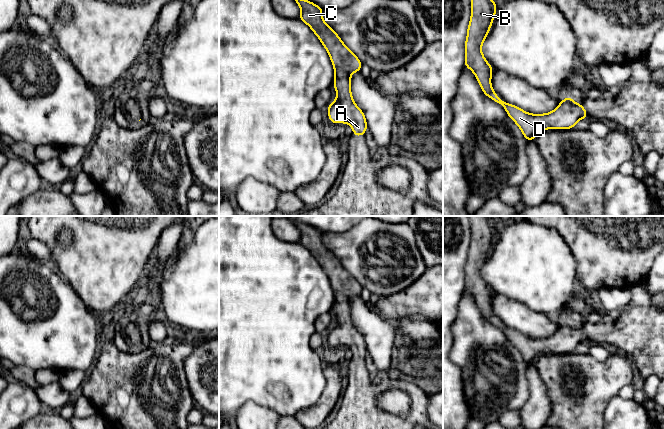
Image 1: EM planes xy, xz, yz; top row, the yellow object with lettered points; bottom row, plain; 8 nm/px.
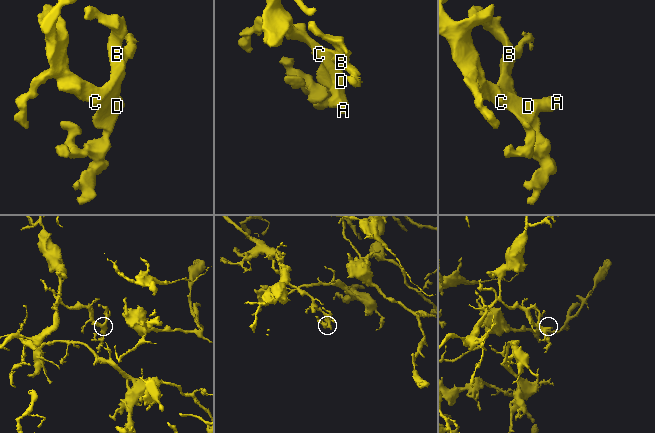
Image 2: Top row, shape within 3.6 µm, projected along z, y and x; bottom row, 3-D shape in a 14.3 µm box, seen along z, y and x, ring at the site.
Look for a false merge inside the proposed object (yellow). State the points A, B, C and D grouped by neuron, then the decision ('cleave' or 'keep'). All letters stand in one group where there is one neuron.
A B C D; keep

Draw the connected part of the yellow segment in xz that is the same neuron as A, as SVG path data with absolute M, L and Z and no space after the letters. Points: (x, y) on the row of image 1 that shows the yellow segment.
M295 0L301 9L299 20L306 23L315 35L319 38L324 48L327 50L334 67L334 88L337 93L336 100L327 108L329 120L334 123L346 123L353 129L353 135L365 135L367 122L363 111L355 104L351 94L351 74L361 70L362 62L354 55L350 49L342 42L337 33L328 26L322 16L323 8L307 0Z

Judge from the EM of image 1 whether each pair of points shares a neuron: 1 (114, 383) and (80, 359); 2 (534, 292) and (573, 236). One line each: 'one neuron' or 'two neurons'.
1: two neurons
2: two neurons

